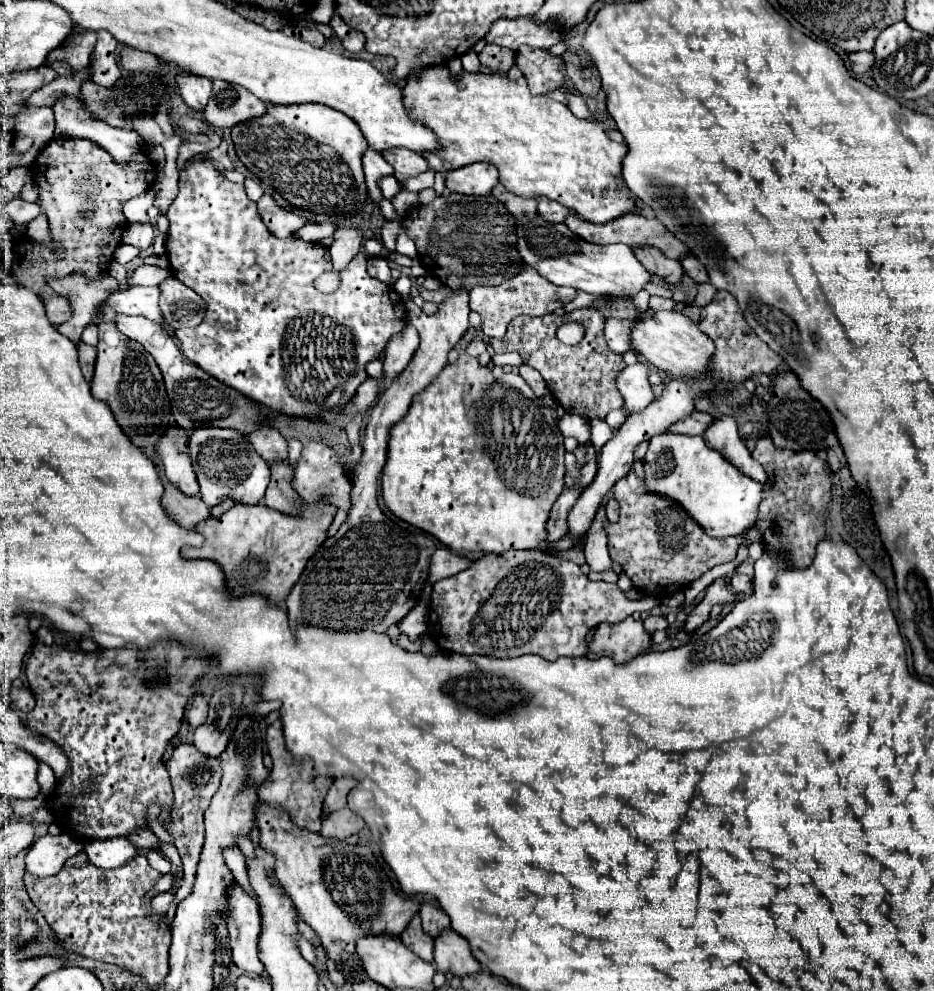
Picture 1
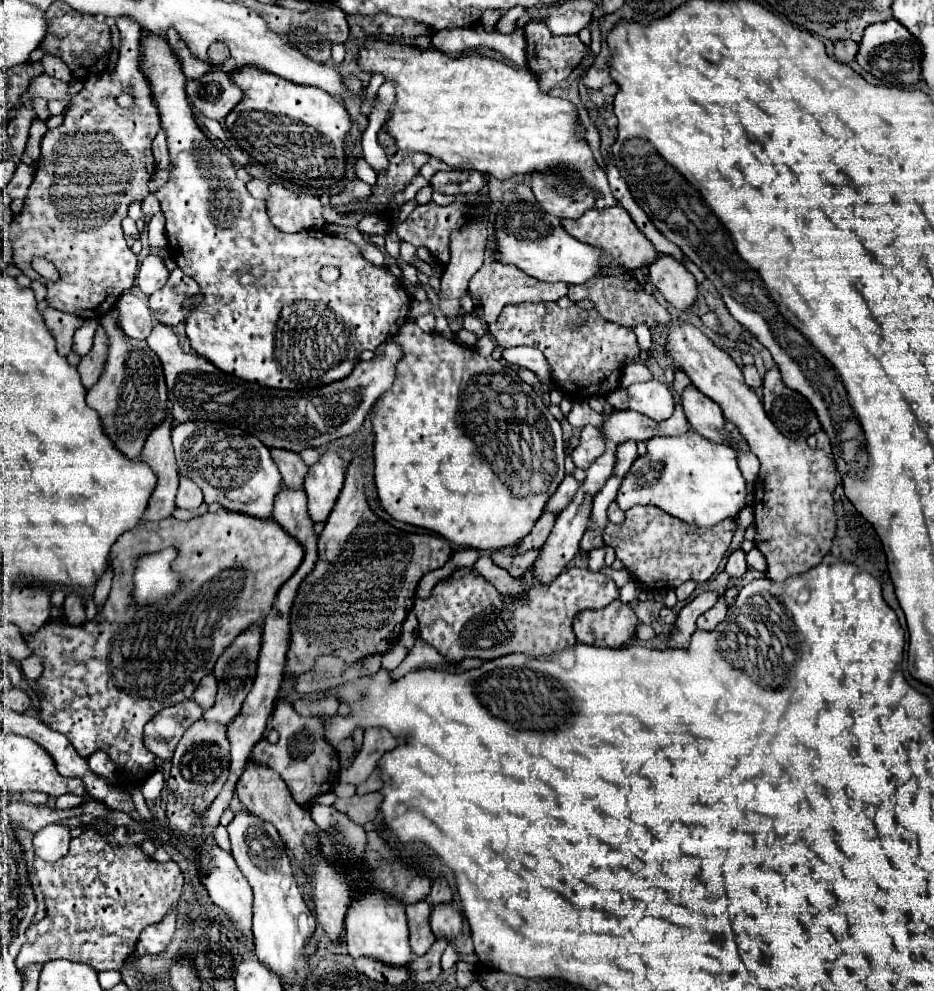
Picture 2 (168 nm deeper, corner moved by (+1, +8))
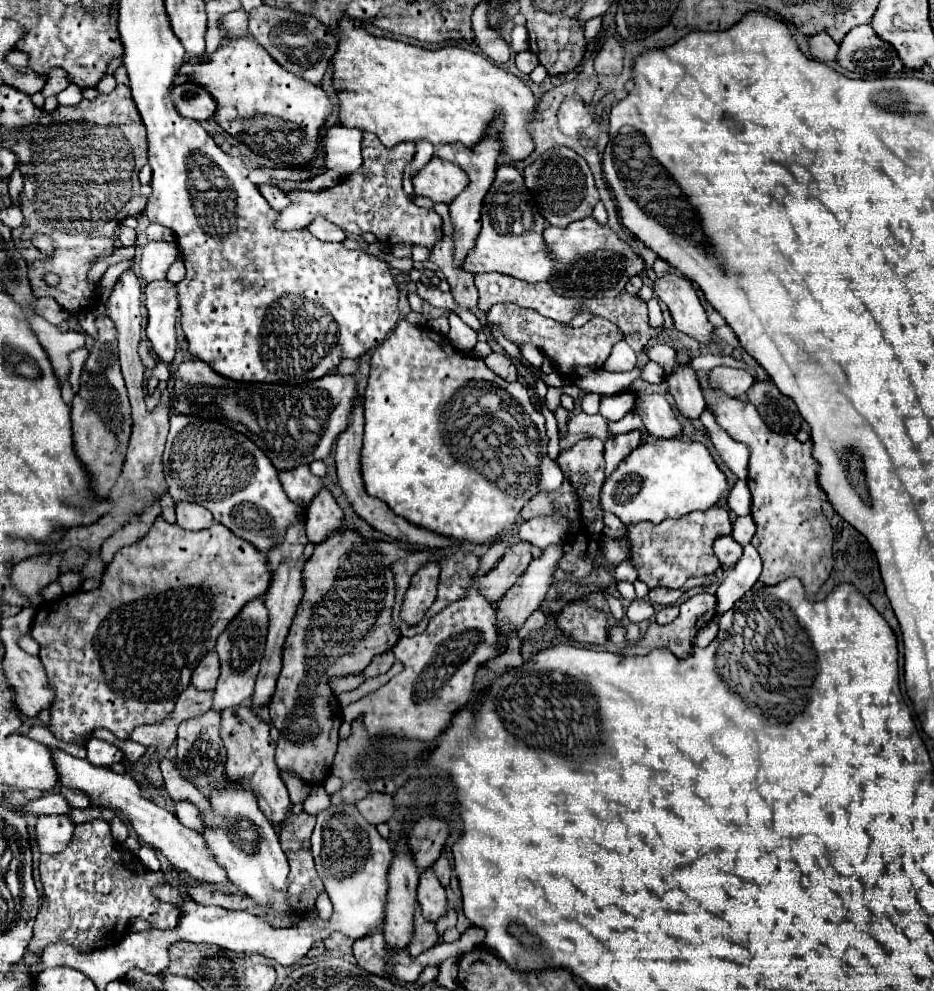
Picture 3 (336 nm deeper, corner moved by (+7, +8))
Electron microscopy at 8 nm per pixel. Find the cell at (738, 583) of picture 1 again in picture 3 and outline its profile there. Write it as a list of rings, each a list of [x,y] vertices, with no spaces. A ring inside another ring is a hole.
[[[729,535],[717,537],[713,541],[713,549],[723,567],[733,567],[741,559],[741,553],[743,553],[743,547],[737,541],[733,541]]]

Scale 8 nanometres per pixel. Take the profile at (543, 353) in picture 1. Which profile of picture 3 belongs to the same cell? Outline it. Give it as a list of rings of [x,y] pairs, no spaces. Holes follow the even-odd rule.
[[[513,303],[493,305],[493,309],[487,315],[487,323],[489,325],[497,323],[501,327],[503,335],[513,343],[531,343],[531,345],[539,347],[555,363],[555,369],[565,377],[571,377],[575,367],[579,367],[579,365],[585,365],[591,369],[603,369],[603,363],[607,361],[613,345],[623,339],[619,329],[615,325],[611,325],[609,321],[603,321],[601,317],[599,319],[593,317],[583,327],[573,329],[569,325],[541,317],[541,315],[533,313],[533,309],[521,309],[519,305],[513,305]]]

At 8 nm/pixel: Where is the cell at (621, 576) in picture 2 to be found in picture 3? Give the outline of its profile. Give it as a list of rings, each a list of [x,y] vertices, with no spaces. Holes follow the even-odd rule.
[[[625,559],[619,563],[619,567],[615,567],[615,579],[625,579],[629,583],[633,583],[633,579],[637,579],[637,569],[635,563],[631,559]]]

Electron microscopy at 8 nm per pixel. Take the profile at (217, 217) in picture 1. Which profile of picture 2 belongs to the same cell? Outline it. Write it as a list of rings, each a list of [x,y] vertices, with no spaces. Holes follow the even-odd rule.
[[[143,37],[143,69],[147,69],[147,79],[161,115],[161,127],[167,131],[169,155],[175,163],[169,181],[155,193],[167,219],[169,255],[185,275],[199,283],[205,297],[201,307],[185,321],[193,351],[225,373],[265,387],[305,389],[341,381],[353,371],[365,349],[375,351],[389,335],[401,329],[409,317],[409,293],[385,267],[375,267],[365,261],[355,243],[319,229],[281,233],[269,221],[265,201],[253,199],[247,193],[245,183],[235,177],[231,159],[215,149],[197,127],[185,97],[185,77],[179,73],[179,61],[167,53],[165,39]],[[323,265],[339,267],[341,277],[337,283],[325,285],[319,279]]]

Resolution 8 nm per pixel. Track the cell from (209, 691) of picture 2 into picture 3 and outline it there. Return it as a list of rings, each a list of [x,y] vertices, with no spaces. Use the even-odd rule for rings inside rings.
[[[209,651],[199,661],[199,665],[195,667],[193,677],[191,677],[191,683],[197,685],[197,689],[211,691],[217,685],[217,677],[219,677],[219,657],[217,657],[215,651]]]

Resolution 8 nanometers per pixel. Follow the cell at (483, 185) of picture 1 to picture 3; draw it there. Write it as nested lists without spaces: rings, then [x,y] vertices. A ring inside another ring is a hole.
[[[433,157],[415,177],[413,177],[413,195],[429,197],[435,203],[451,203],[469,183],[465,171],[457,165]]]

